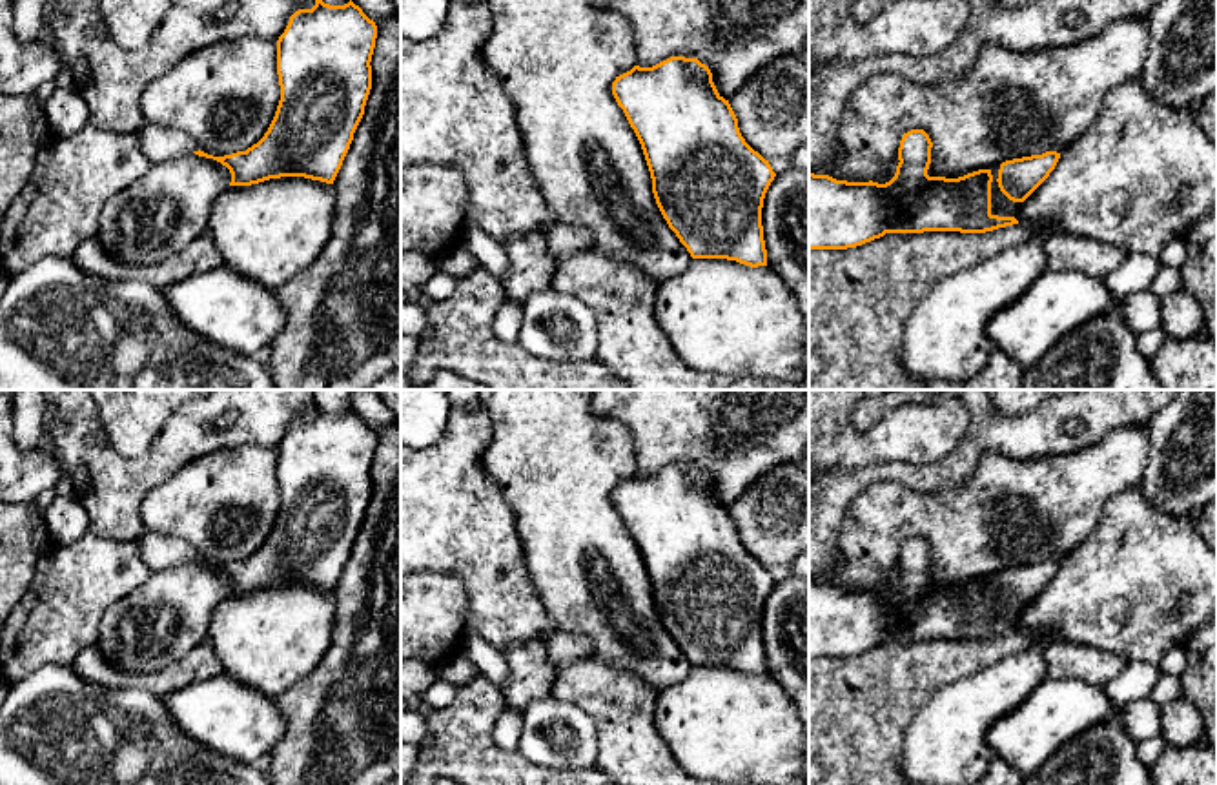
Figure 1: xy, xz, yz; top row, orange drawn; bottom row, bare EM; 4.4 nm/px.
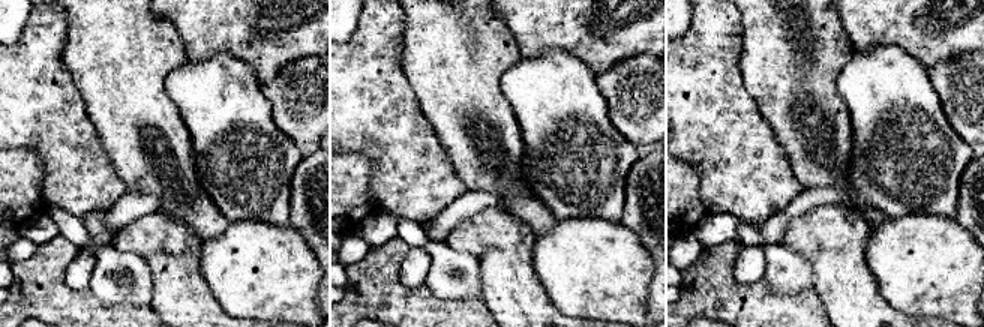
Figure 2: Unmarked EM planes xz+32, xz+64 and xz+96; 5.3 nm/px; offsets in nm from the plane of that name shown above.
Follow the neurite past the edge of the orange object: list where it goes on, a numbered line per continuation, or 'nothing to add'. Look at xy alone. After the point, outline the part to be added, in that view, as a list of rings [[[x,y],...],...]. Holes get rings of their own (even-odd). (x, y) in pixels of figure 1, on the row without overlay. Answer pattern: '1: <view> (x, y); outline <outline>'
1: xy (157, 550); outline [[[146,532],[137,543],[140,559],[151,572],[199,559],[195,548],[179,537]]]

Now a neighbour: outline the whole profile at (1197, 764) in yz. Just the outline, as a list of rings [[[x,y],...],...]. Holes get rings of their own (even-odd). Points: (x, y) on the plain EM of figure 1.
[[[1208,741],[1166,745],[1150,776],[1155,785],[1217,785],[1217,750]]]

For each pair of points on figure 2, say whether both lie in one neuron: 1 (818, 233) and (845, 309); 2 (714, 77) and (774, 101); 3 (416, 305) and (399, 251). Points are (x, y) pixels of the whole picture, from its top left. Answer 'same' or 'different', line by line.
1: same
2: different
3: same

